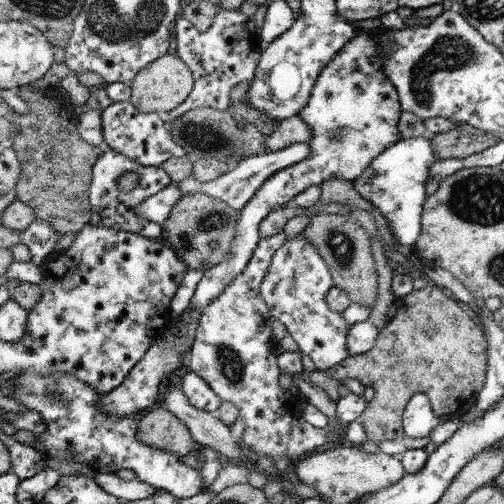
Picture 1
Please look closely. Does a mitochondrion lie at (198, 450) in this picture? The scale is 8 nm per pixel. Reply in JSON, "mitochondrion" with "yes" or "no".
{"mitochondrion":"no"}

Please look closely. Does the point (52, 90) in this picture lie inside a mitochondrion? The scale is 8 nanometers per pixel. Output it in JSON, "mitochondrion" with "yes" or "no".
{"mitochondrion":"no"}

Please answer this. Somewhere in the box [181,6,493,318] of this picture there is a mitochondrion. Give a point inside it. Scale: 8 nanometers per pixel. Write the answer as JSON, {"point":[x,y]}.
{"point":[450,53]}

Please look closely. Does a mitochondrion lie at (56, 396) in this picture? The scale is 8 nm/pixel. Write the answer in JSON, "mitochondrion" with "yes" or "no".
{"mitochondrion":"yes"}

